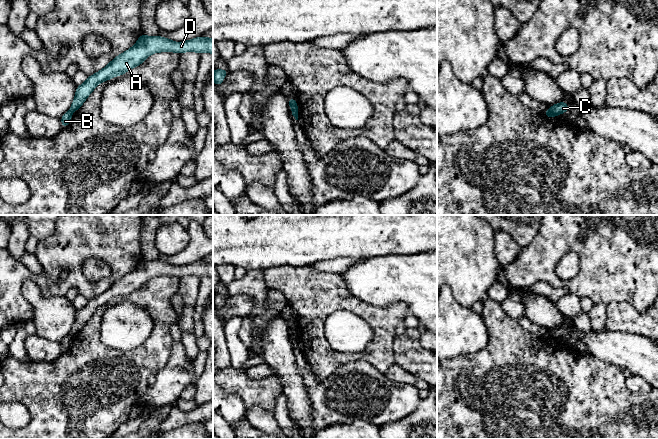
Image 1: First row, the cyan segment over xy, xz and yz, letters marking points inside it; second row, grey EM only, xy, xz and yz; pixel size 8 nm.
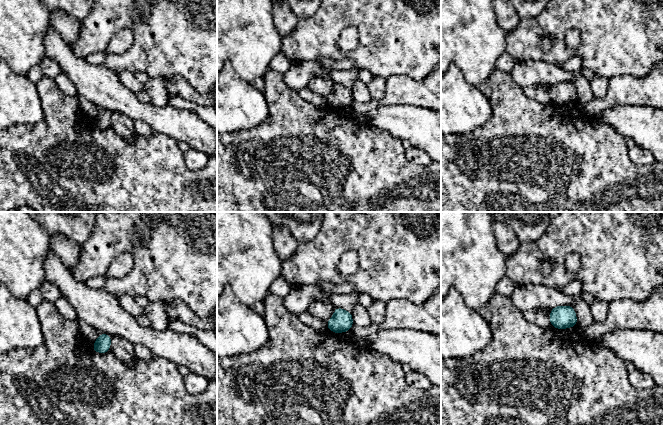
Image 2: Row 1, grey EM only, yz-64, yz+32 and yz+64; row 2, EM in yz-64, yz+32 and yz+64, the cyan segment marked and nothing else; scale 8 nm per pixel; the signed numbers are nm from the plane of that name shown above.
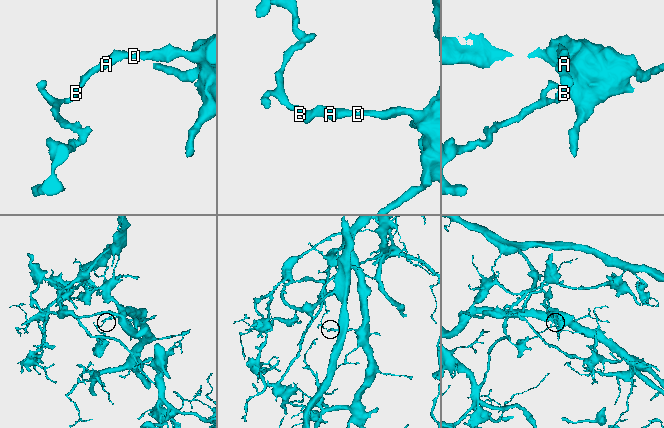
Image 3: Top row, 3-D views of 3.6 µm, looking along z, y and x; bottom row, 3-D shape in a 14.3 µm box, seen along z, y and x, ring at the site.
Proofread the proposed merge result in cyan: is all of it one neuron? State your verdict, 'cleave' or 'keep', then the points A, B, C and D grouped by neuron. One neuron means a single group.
cleave; A C D / B

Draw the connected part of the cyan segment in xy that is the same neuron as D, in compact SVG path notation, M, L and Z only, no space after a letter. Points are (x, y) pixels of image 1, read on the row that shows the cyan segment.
M141 34L133 47L116 56L106 67L94 75L88 76L82 85L77 86L76 95L69 111L74 113L79 109L99 83L125 74L130 69L142 64L151 54L157 52L181 54L188 51L194 51L198 54L204 52L213 54L213 38L200 36L182 43L176 43L161 36L149 37Z

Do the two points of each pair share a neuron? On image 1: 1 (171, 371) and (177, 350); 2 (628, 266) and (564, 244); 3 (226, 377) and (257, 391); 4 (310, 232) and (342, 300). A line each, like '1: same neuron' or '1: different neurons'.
1: same neuron
2: same neuron
3: same neuron
4: different neurons

